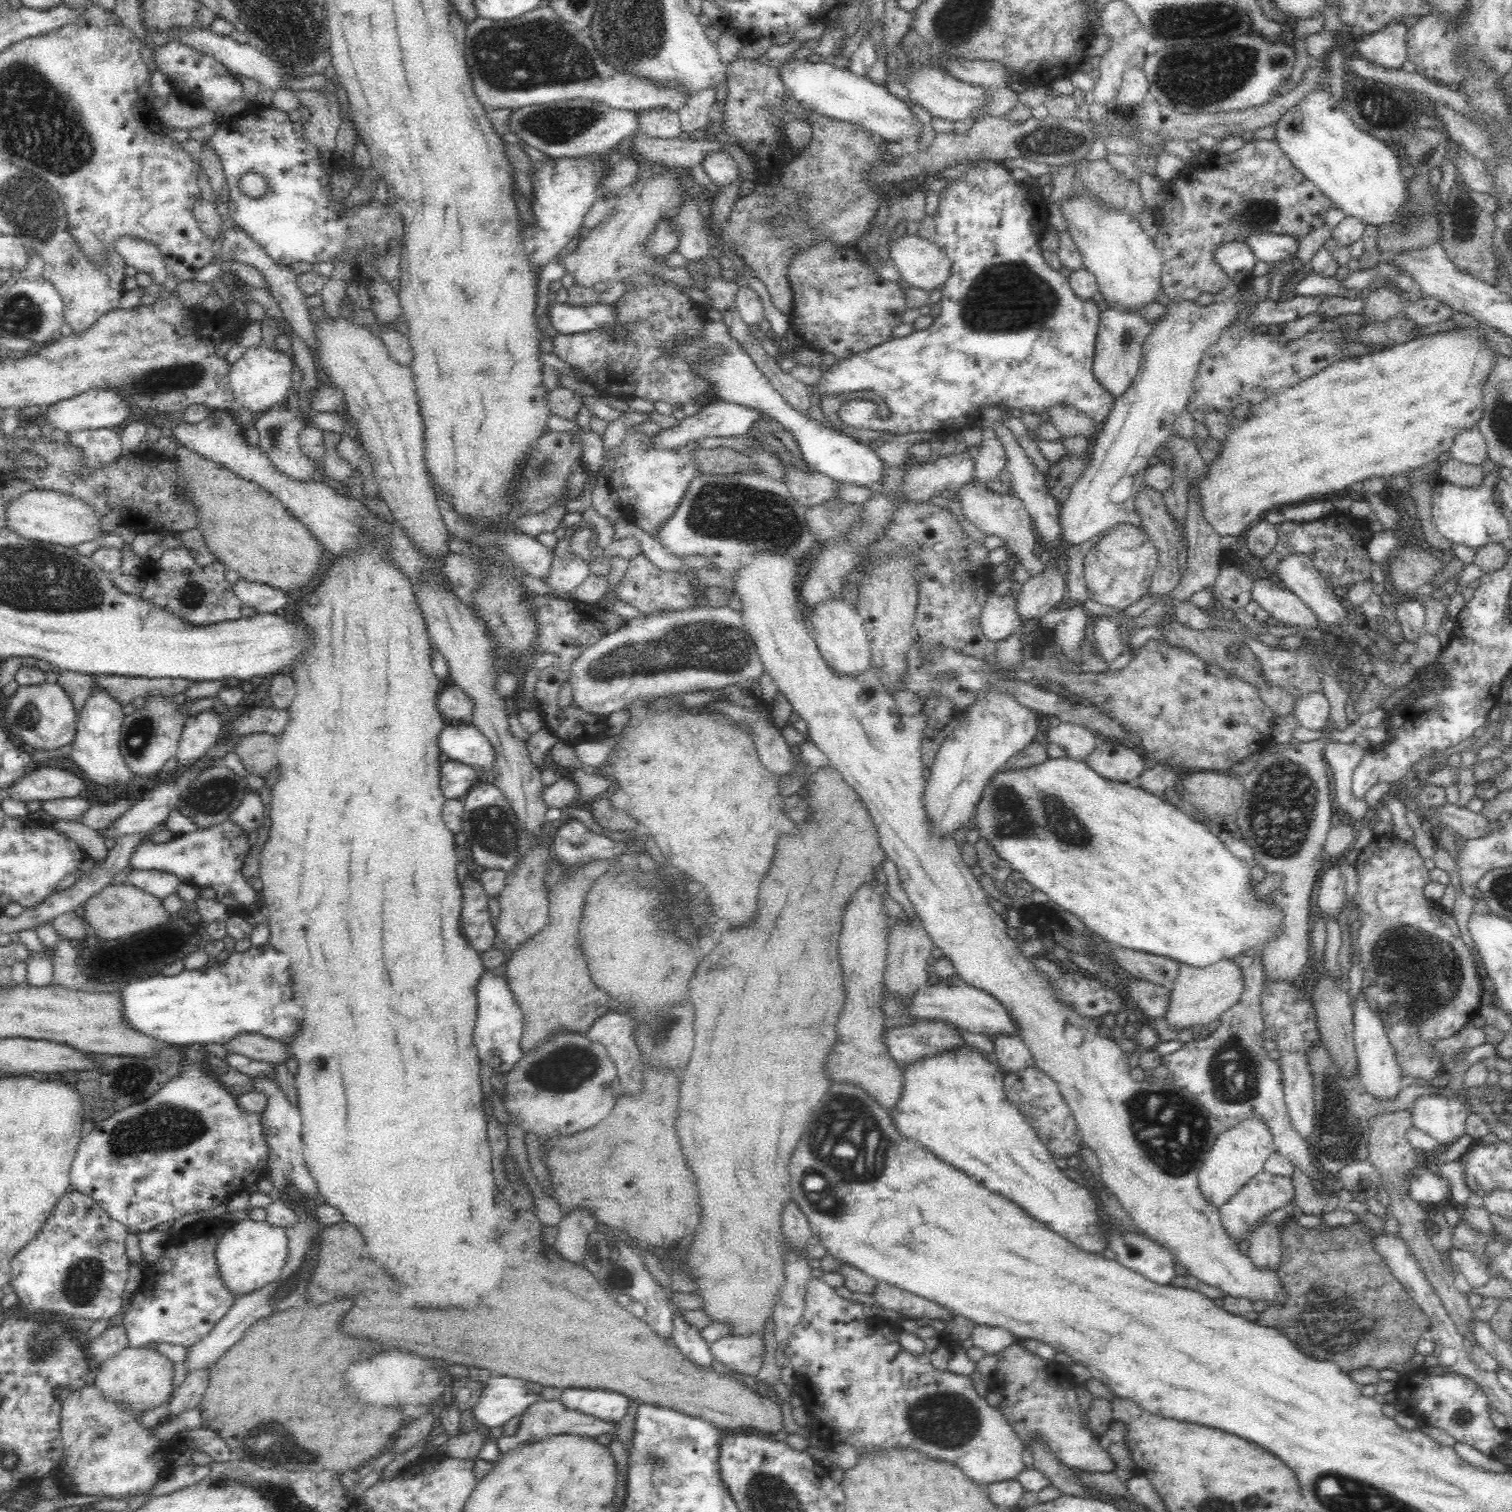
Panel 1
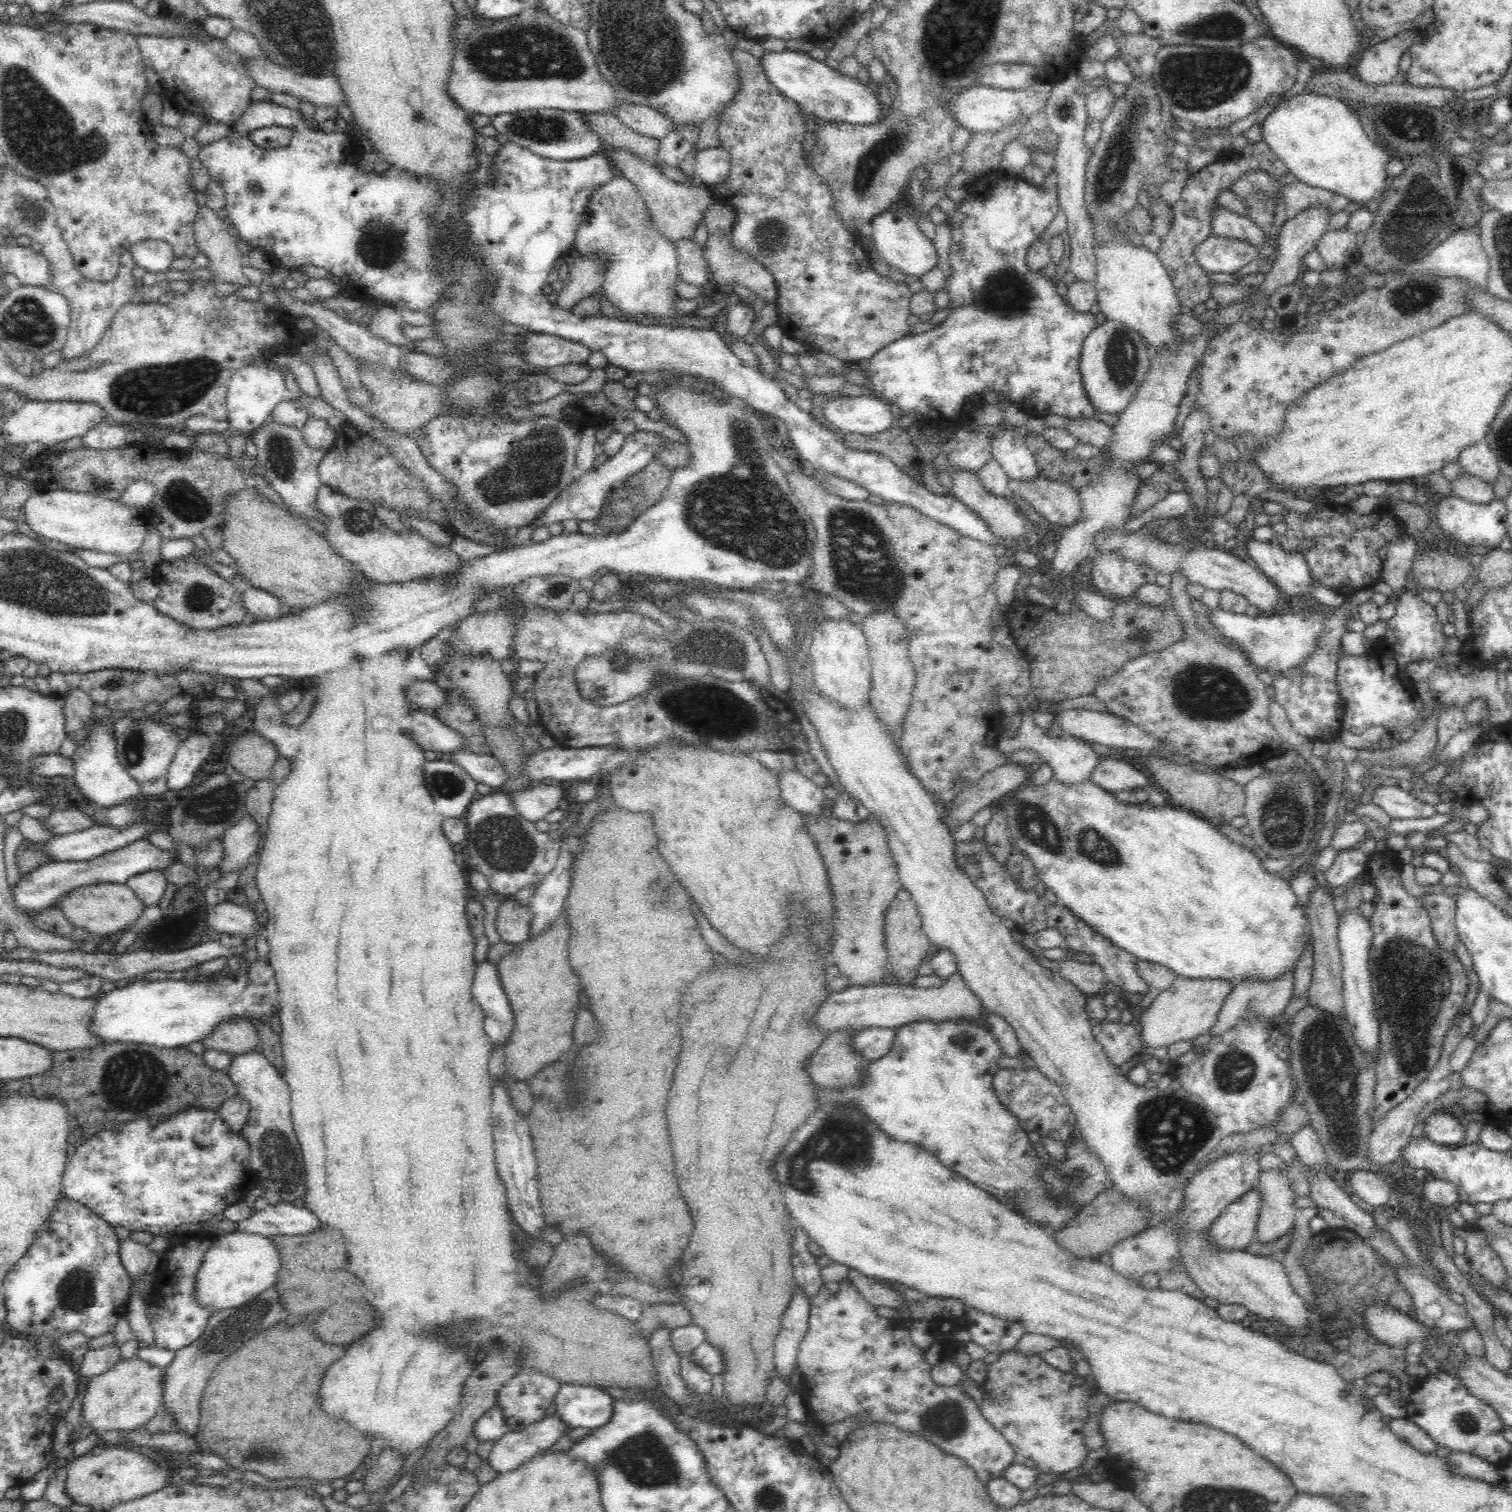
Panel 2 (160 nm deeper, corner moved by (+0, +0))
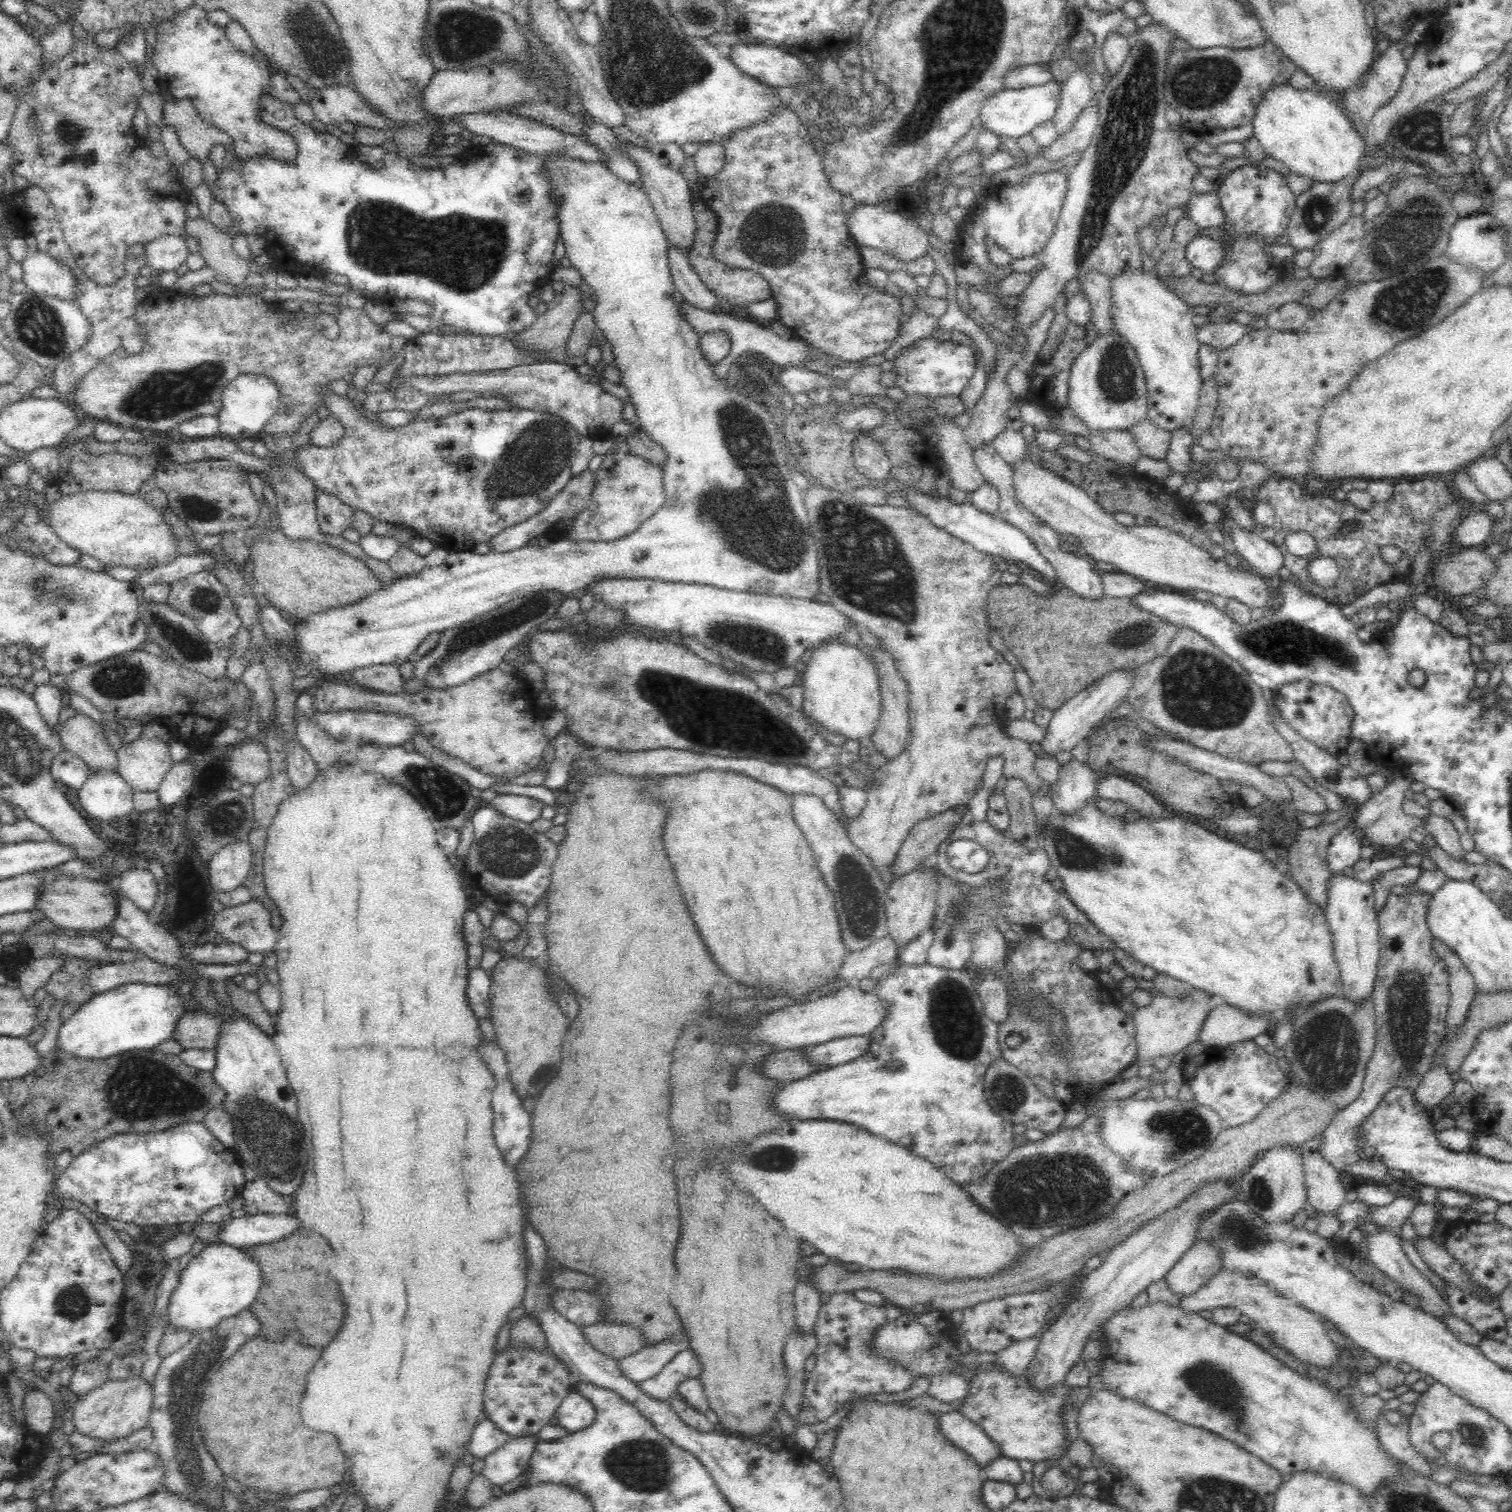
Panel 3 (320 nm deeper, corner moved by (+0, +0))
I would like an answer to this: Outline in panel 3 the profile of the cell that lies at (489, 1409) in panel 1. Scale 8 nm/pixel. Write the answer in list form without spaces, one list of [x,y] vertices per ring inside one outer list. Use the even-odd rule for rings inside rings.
[[[484,1418],[478,1423],[469,1444],[469,1452],[474,1458],[483,1459],[498,1450],[511,1436],[502,1432],[492,1421]]]

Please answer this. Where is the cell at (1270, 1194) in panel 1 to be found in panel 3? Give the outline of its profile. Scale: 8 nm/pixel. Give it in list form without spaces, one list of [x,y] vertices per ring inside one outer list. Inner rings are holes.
[[[1209,1242],[1194,1244],[1174,1264],[1163,1280],[1170,1293],[1180,1295],[1180,1298],[1194,1294],[1220,1271],[1222,1266],[1221,1252]]]

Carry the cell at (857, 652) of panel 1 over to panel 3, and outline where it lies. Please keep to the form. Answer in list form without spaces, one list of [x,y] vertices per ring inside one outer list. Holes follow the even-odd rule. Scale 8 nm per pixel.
[[[832,639],[813,649],[807,667],[803,669],[801,687],[804,690],[802,710],[810,720],[820,723],[832,735],[853,742],[872,738],[882,715],[882,694],[879,675],[858,647]]]

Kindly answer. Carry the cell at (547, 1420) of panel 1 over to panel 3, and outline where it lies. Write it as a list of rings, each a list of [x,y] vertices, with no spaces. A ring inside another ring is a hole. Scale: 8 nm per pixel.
[[[537,1435],[511,1437],[507,1443],[484,1458],[483,1476],[494,1486],[512,1482],[525,1470],[528,1460],[534,1453],[534,1444],[540,1439]]]

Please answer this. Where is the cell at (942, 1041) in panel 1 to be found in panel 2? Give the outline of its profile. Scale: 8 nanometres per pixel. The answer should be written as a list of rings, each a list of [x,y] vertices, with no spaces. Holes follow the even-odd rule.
[[[868,1027],[852,1034],[852,1051],[862,1055],[867,1061],[881,1059],[894,1042],[894,1027]]]

